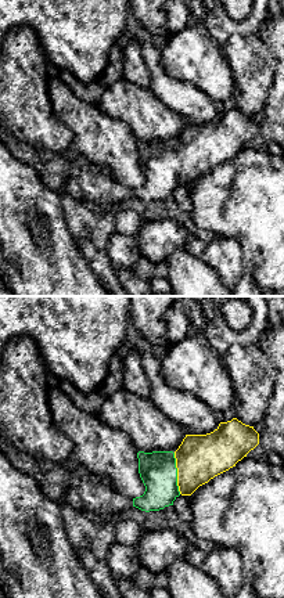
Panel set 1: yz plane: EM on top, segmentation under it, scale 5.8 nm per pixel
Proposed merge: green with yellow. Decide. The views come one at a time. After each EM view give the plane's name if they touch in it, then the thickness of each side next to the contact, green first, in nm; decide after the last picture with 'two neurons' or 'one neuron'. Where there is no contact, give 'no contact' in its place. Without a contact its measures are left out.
meets green in yz; 220 nm thick on the green side, 280 nm on the other

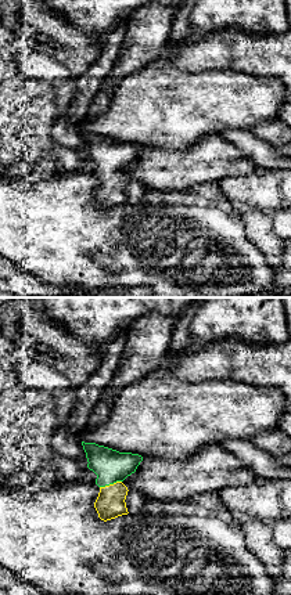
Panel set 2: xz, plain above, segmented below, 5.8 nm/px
meets green in xz; 190 nm thick on the green side, 170 nm on the other

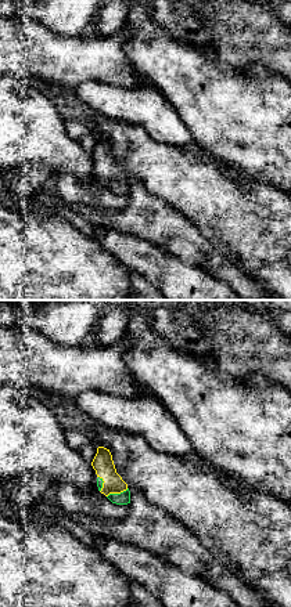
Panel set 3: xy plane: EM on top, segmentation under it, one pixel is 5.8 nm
meets green in xy; 80 nm thick on the green side, 120 nm on the other

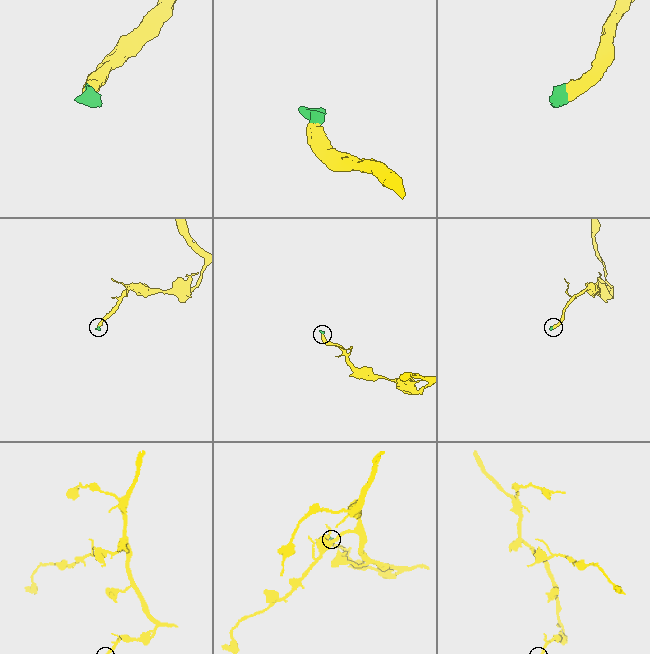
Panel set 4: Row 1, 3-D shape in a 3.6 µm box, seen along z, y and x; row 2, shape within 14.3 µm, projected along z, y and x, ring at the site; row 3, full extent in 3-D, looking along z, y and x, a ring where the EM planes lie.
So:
one neuron

